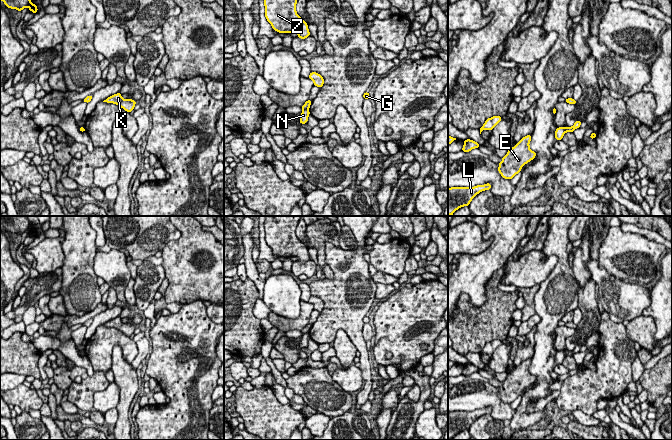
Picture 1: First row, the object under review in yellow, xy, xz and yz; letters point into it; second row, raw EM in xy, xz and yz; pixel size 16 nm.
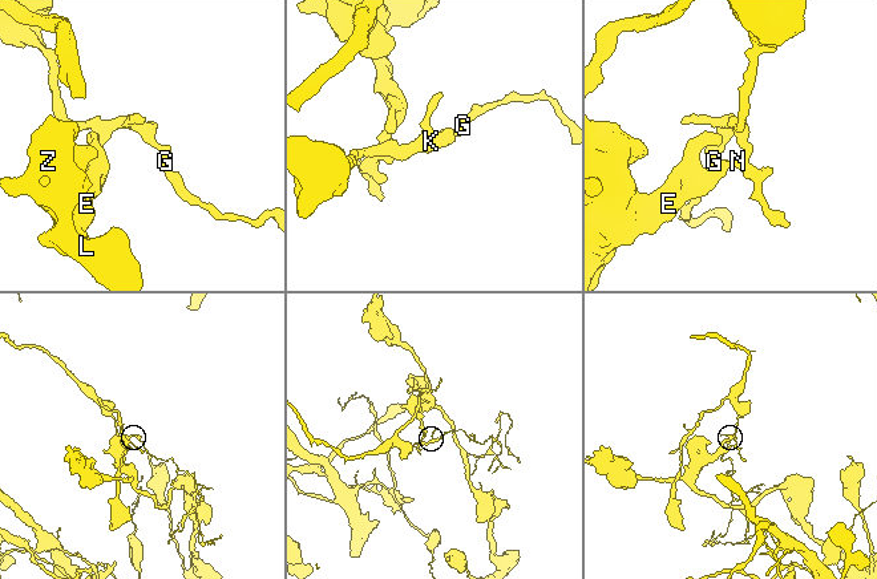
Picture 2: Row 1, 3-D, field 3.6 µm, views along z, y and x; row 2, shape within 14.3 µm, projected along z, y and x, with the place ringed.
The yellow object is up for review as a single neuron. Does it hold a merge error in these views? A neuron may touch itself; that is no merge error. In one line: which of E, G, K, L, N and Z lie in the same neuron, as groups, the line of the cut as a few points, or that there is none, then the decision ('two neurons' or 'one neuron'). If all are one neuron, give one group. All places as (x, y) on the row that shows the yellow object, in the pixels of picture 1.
groups E L Z / G K N; cut xz (308, 108), (303, 110); two neurons

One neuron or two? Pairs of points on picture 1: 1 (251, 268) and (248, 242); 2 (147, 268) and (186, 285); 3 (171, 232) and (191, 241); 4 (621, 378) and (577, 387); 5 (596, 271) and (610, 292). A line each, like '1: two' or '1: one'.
1: one
2: two
3: two
4: one
5: one

